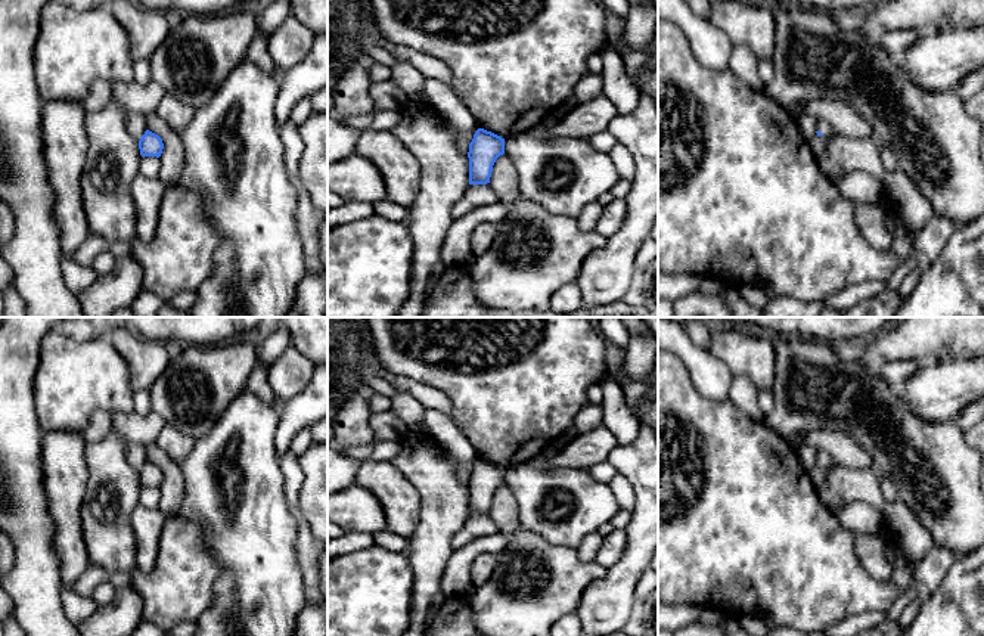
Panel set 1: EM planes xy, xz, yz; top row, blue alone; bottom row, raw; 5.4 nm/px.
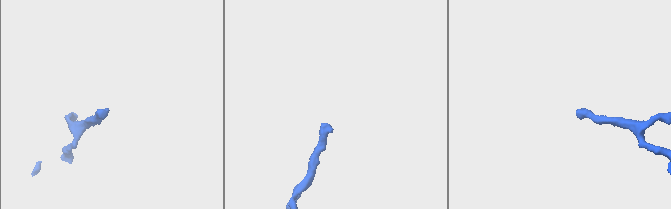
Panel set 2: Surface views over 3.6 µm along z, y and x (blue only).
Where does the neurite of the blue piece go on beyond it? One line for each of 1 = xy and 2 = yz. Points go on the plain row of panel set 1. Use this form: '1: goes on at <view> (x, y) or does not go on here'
1: does not go on here
2: goes on at yz (822, 456)

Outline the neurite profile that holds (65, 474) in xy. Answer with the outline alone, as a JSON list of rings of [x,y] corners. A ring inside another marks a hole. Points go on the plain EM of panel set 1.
[[[62,431],[46,432],[41,440],[43,488],[47,511],[55,524],[55,549],[60,564],[60,575],[65,587],[69,589],[72,589],[90,564],[80,515],[89,481],[86,446],[83,434]]]

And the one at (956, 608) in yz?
[[[984,545],[956,558],[938,589],[924,596],[916,618],[900,636],[984,636]]]

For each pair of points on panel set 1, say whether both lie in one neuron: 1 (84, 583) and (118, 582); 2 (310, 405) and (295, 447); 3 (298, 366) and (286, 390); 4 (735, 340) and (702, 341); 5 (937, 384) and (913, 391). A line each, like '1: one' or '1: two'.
1: one
2: two
3: one
4: two
5: one

